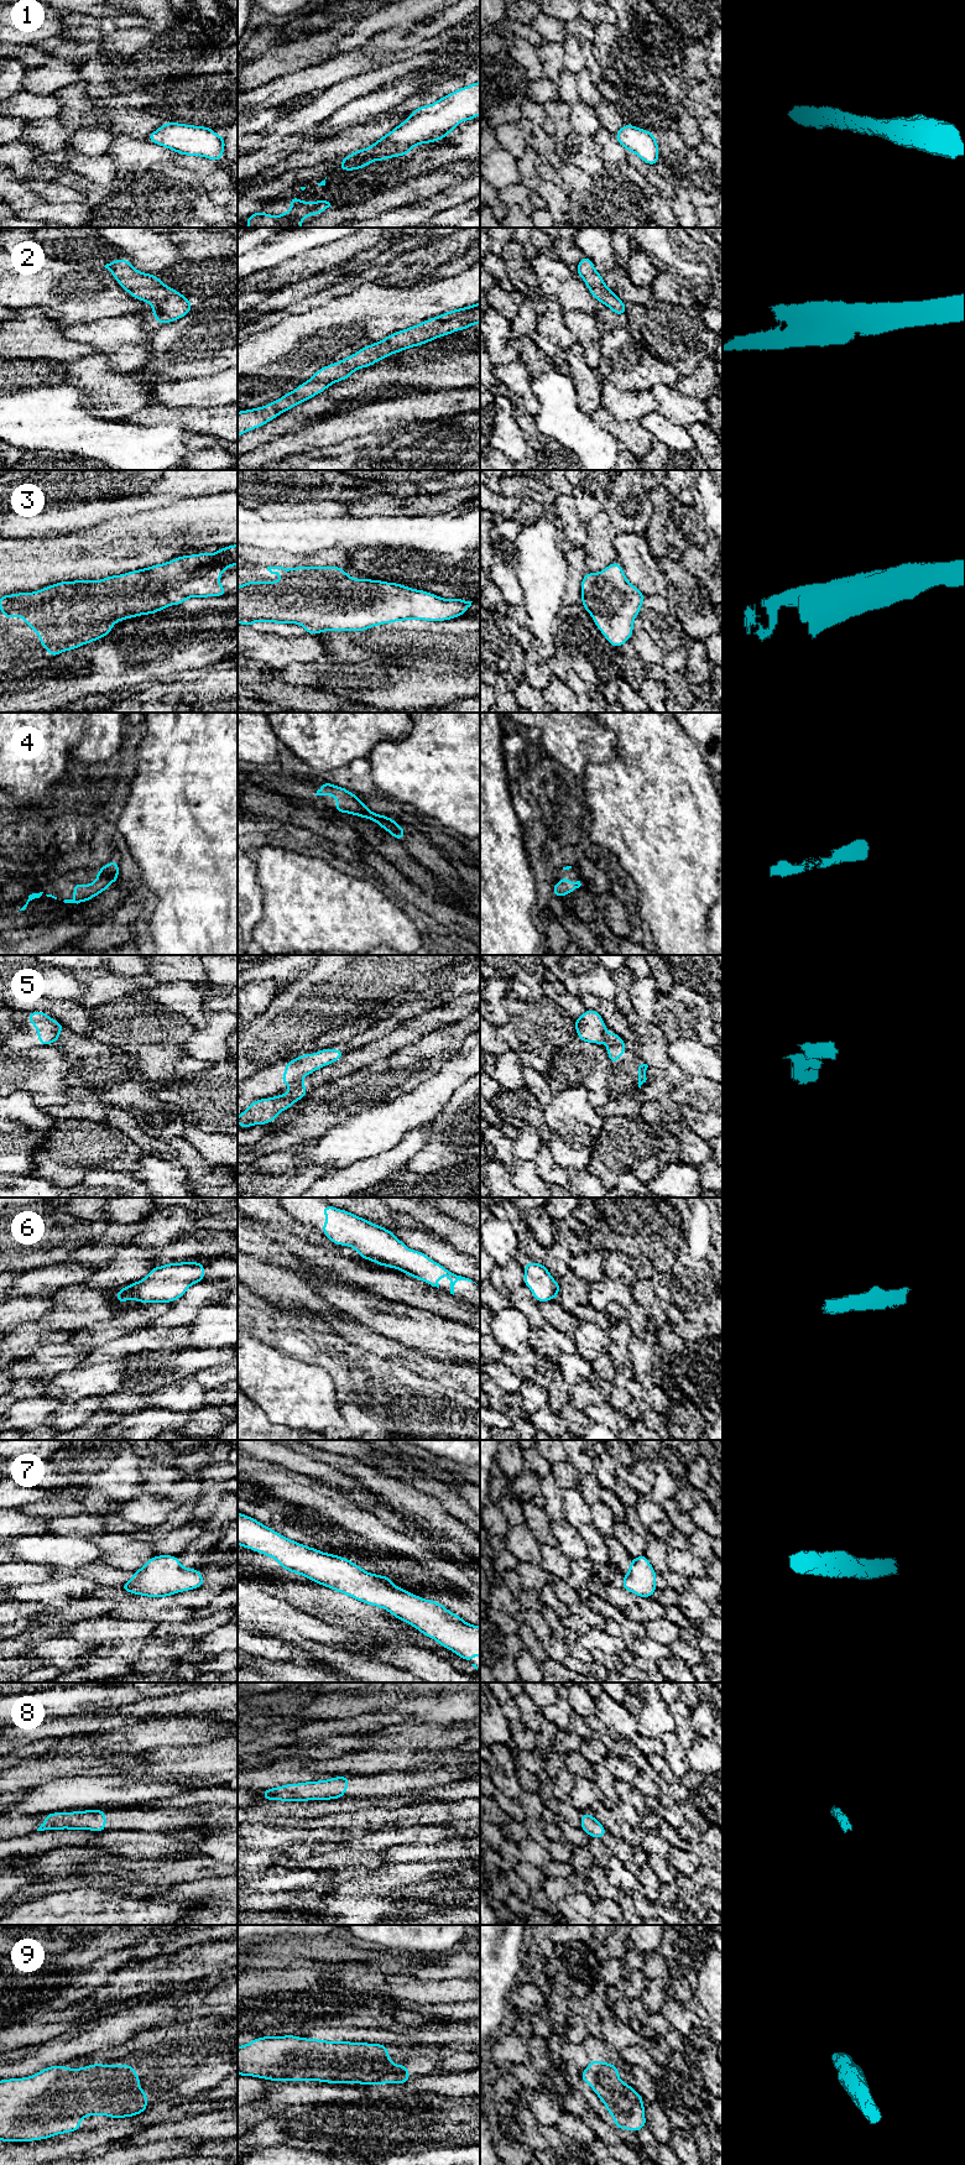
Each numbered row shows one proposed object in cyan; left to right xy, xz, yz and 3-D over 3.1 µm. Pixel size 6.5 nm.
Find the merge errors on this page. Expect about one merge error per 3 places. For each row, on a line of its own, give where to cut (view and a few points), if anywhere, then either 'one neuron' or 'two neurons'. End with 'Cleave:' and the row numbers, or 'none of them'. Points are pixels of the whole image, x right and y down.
1: cut none; one neuron
2: cut none; one neuron
3: cut none; one neuron
4: cut none; one neuron
5: cut xz (301, 1079), (291, 1084); two neurons
6: cut none; one neuron
7: cut none; one neuron
8: cut none; one neuron
9: cut none; one neuron
Cleave: 5

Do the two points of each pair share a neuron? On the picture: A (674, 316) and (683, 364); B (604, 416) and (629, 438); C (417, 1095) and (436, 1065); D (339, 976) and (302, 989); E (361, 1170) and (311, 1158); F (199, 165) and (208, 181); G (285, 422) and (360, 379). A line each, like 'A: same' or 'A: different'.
A: same
B: same
C: different
D: same
E: different
F: same
G: same

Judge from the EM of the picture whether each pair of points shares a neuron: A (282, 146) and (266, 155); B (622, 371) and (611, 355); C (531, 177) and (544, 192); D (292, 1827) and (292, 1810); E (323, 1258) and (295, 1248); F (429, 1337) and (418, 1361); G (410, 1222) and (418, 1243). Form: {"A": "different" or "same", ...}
{"A": "same", "B": "same", "C": "different", "D": "different", "E": "same", "F": "different", "G": "different"}

